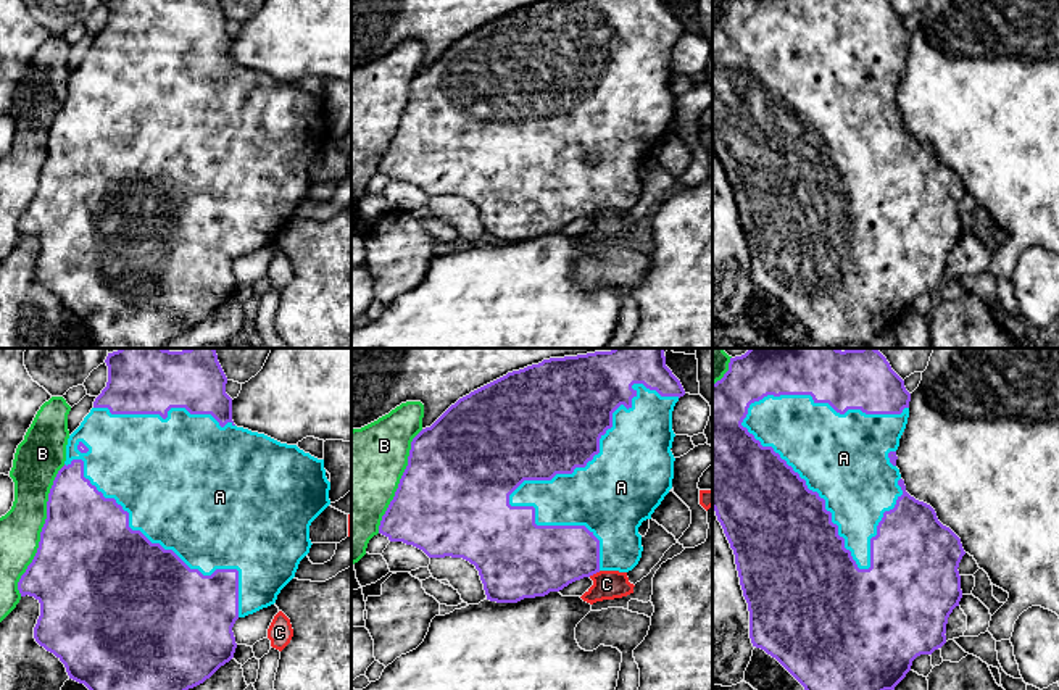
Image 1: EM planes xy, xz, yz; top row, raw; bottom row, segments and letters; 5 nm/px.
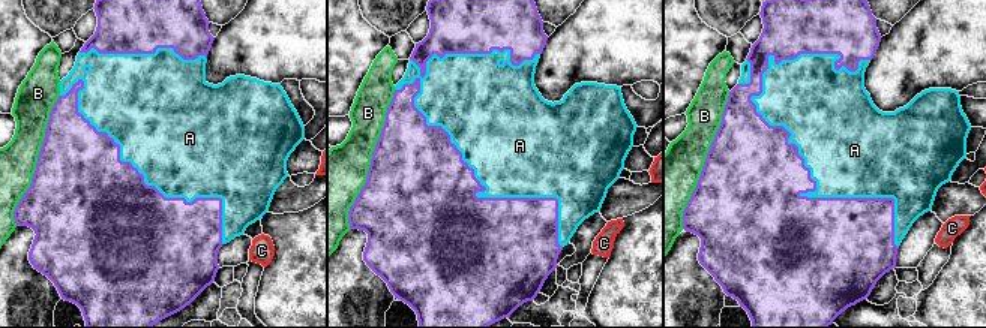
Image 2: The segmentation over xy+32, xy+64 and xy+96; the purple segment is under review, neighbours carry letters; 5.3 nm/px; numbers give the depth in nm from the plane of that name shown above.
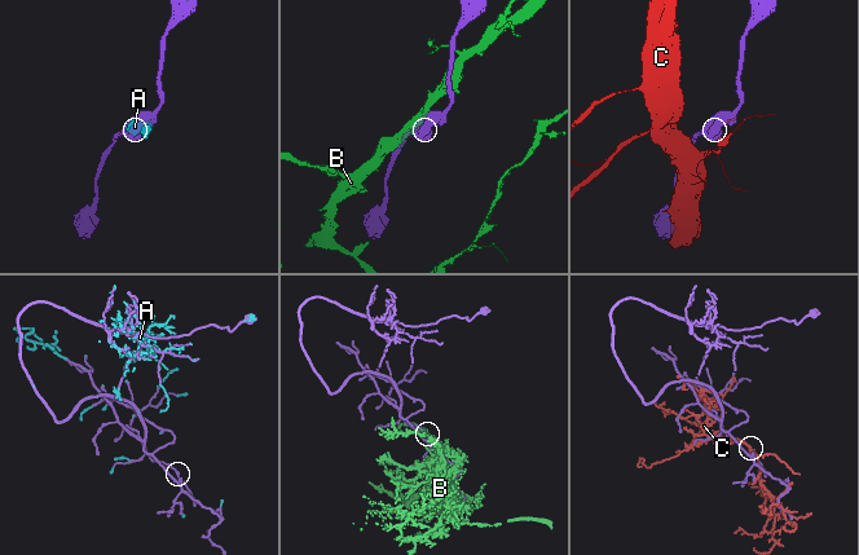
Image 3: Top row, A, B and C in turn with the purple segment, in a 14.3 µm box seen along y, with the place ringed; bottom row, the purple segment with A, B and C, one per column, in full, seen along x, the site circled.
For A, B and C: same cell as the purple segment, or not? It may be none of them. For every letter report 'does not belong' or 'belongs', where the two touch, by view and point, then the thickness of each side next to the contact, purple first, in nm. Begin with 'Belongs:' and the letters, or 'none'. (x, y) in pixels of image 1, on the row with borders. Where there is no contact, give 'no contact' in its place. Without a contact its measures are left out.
Belongs: A
A: belongs; meets purple in yz at (806, 487); 500 nm thick on the purple side, 440 nm on the other
B: does not belong; meets purple in xy at (42, 531); 480 nm thick on the purple side, 200 nm on the other
C: does not belong; meets purple in xz at (593, 573); 340 nm thick on the purple side, 140 nm on the other

